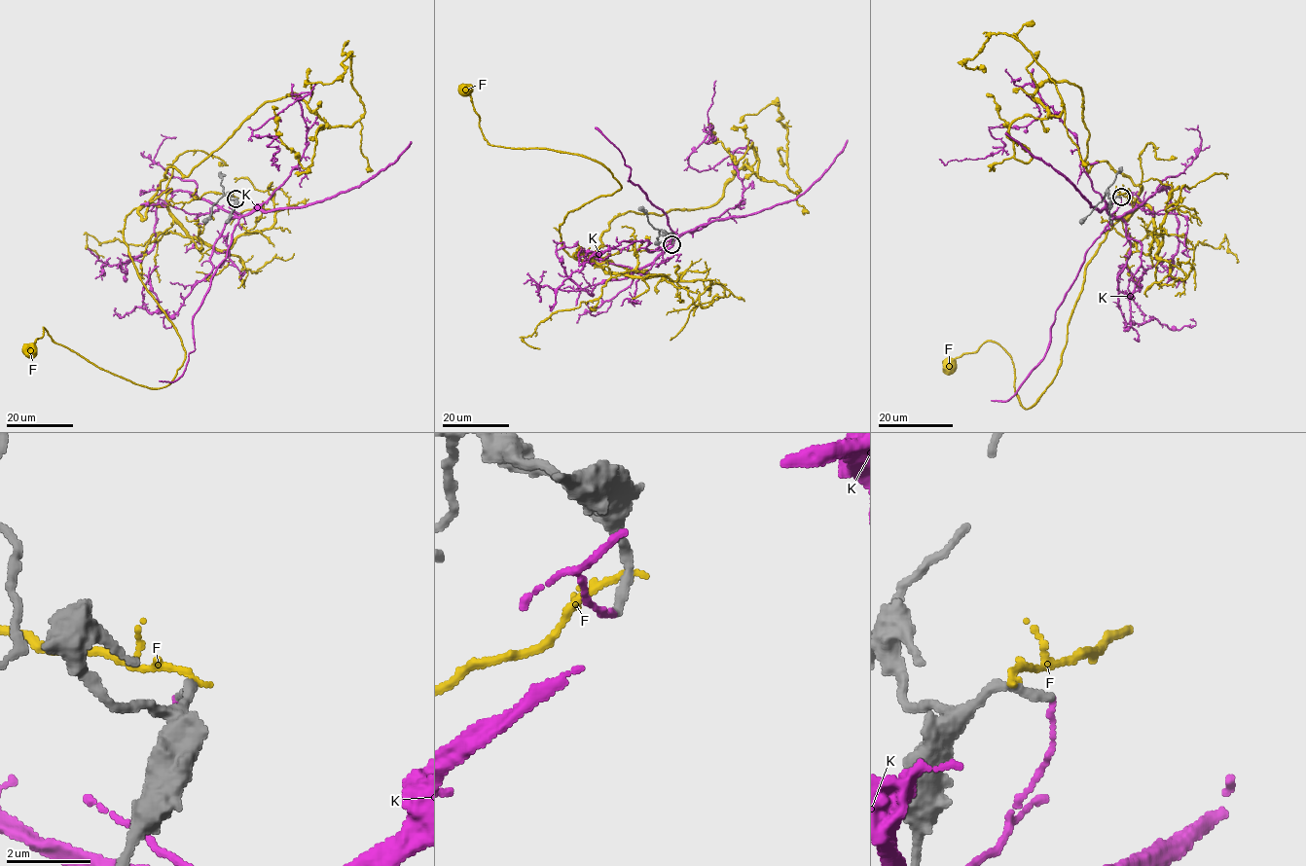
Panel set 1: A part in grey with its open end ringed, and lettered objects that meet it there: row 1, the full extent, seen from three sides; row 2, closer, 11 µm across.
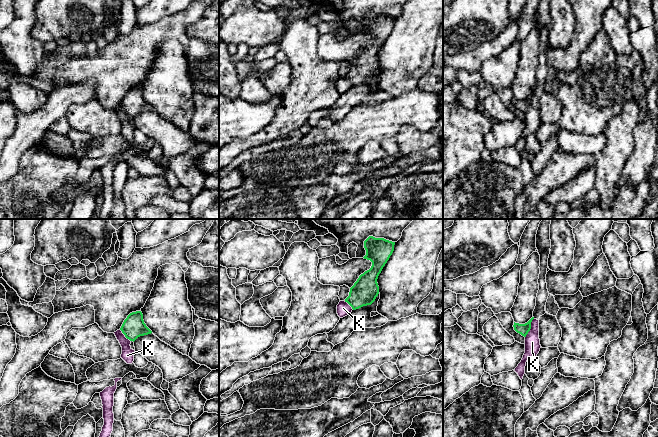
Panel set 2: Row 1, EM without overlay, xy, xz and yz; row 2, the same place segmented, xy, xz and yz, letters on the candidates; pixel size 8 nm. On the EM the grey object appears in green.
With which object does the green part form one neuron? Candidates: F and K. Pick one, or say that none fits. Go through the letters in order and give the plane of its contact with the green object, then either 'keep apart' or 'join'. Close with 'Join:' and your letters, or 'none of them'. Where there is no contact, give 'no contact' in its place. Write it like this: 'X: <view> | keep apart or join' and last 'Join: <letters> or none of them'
F: no contact | keep apart
K: yz | keep apart
Join: none of them

